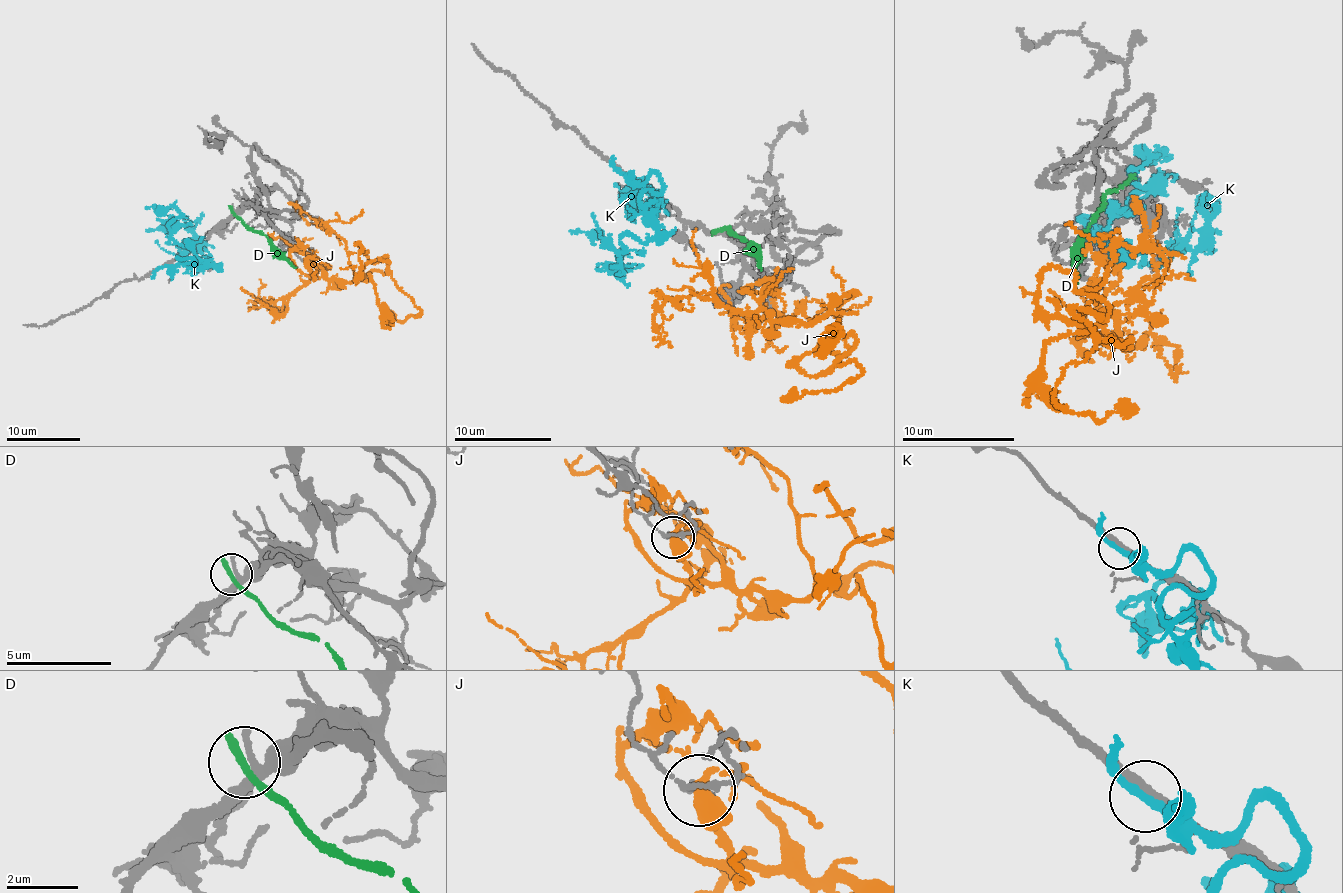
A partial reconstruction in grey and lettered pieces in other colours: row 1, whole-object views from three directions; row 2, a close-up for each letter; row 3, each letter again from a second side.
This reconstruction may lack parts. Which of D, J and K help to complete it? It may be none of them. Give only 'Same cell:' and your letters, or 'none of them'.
Same cell: none of them

